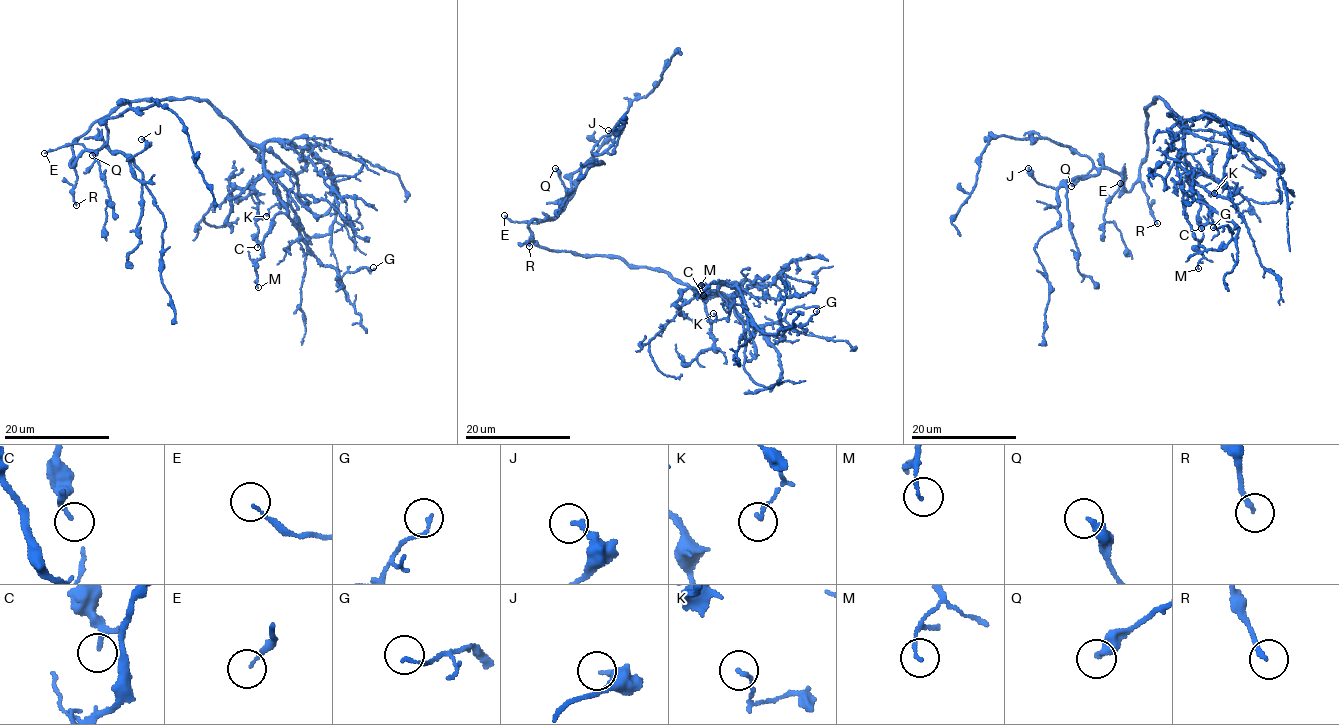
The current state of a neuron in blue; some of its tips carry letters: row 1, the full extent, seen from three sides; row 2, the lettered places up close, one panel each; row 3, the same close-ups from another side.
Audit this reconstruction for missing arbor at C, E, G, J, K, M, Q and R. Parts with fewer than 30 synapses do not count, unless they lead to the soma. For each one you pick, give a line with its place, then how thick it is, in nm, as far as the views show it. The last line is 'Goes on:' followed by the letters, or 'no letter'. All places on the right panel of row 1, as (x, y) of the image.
R: at (1157, 223); 190 nm thick
Goes on: R

